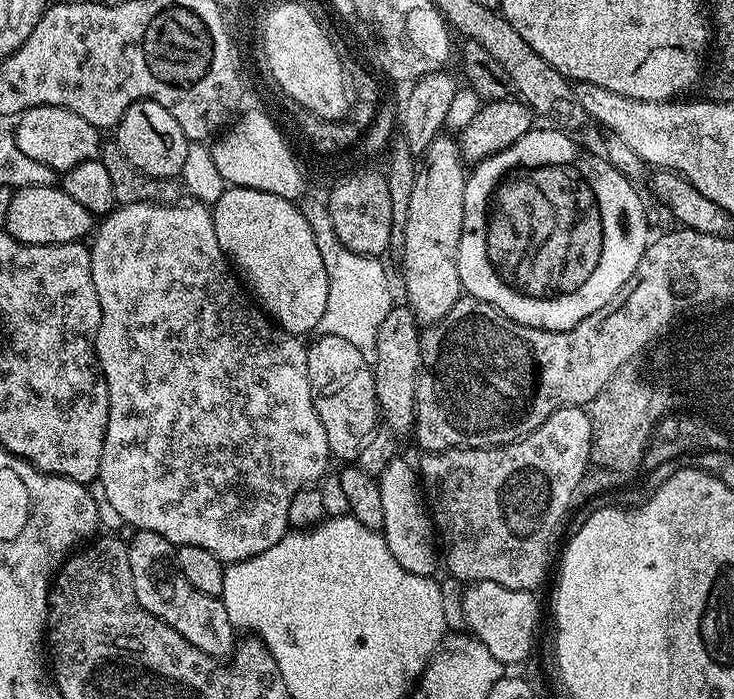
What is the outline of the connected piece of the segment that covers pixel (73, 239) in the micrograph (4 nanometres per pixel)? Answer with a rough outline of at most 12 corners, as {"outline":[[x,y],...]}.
{"outline":[[60,186],[12,193],[3,231],[23,244],[74,244],[94,228]]}

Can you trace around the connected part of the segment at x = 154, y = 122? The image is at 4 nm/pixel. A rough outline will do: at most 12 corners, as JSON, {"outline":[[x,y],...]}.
{"outline":[[134,102],[116,123],[138,171],[179,177],[190,141],[166,106]]}

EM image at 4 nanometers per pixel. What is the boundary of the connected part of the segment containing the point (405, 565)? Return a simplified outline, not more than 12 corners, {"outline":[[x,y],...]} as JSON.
{"outline":[[401,458],[378,477],[394,562],[435,577],[438,536],[420,478]]}

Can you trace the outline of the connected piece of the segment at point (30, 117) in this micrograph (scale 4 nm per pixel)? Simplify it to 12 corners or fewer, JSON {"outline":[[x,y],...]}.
{"outline":[[34,106],[18,150],[57,174],[102,152],[101,129],[74,110]]}

